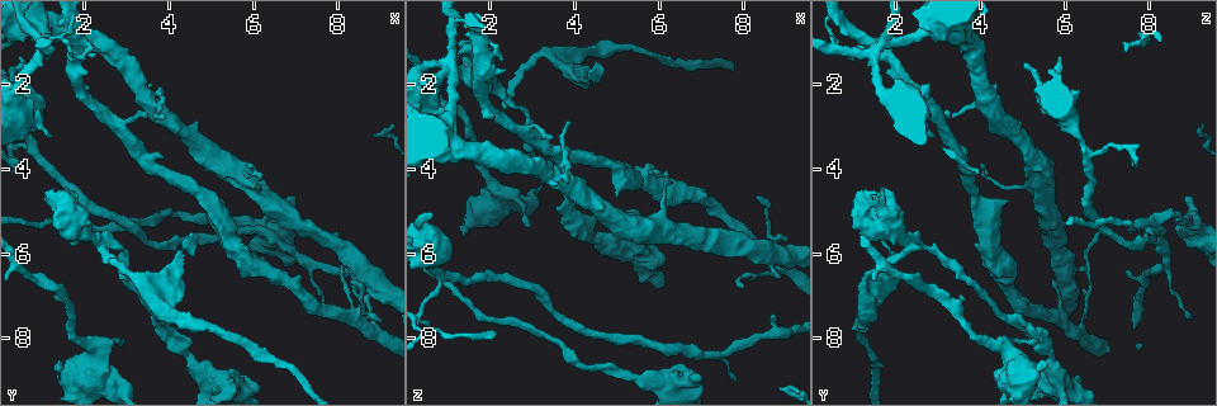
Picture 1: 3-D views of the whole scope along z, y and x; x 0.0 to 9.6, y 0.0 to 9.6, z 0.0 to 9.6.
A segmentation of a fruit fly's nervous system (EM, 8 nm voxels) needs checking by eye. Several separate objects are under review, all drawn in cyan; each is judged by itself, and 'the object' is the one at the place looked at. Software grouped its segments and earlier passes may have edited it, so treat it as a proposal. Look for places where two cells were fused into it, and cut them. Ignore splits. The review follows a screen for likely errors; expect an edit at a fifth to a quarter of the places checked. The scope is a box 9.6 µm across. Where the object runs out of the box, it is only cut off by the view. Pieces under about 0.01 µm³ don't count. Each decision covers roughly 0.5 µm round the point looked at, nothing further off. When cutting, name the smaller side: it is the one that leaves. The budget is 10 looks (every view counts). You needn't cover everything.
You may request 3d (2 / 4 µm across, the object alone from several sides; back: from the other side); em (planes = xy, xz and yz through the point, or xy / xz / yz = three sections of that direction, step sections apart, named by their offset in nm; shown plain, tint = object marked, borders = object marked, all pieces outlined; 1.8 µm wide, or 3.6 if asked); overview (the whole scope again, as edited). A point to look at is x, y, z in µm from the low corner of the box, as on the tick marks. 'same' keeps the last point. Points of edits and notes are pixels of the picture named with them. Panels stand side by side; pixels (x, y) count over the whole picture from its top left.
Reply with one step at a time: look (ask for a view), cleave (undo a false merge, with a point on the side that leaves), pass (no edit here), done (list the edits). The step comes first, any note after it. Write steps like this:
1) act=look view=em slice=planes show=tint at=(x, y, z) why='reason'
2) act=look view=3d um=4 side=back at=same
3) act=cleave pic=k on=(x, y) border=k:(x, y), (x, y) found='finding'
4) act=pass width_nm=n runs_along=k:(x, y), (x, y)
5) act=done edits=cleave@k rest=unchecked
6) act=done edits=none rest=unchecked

act=look view=em slice=planes show=borders at=(5.15, 9.00, 5.70) why='calibre changes'

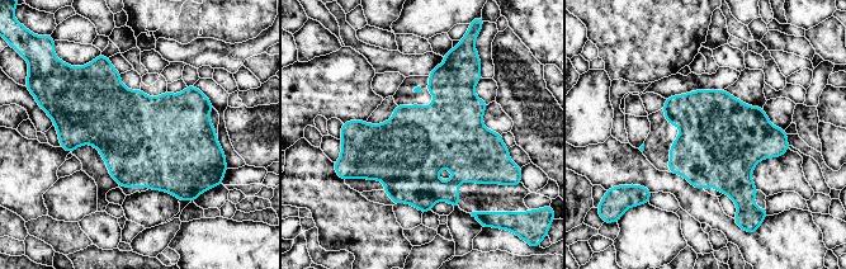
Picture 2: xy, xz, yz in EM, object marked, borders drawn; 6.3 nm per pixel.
act=pass found='one cell here'

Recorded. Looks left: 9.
act=look view=3d um=2 at=(2.95, 3.00, 3.00) why='a narrow waist'

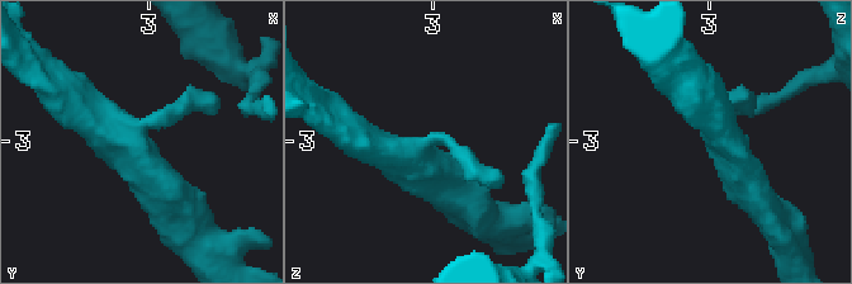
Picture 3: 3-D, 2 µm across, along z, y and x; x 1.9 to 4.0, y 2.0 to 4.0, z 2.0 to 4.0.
act=look view=em slice=planes show=tint at=(2.90, 2.94, 3.06) arms=3 why='now the EM'

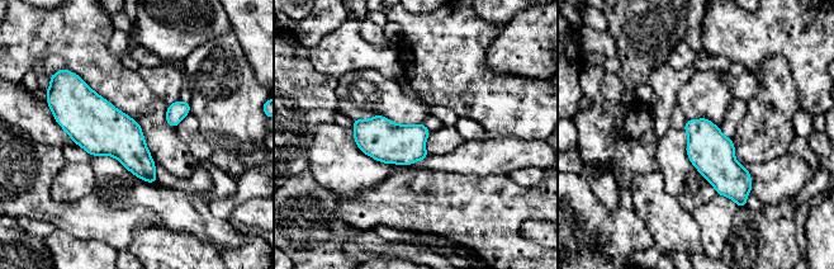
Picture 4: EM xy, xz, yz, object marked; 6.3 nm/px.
act=pass found='one cell here'

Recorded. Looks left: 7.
act=look view=3d um=2 at=(2.40, 5.80, 2.30) why='thin neck'

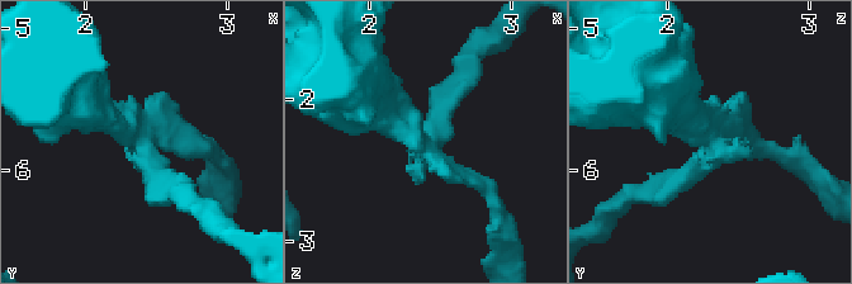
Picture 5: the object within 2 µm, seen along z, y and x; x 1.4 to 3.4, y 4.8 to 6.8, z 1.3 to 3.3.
act=look view=em slice=planes show=plain at=(2.42, 5.76, 2.36) arms=3 why='need the tissue'

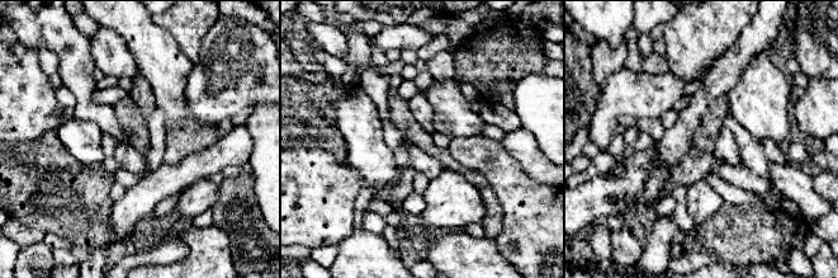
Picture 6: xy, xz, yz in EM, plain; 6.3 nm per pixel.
act=look view=em slice=planes show=tint at=same why='with the object marked'

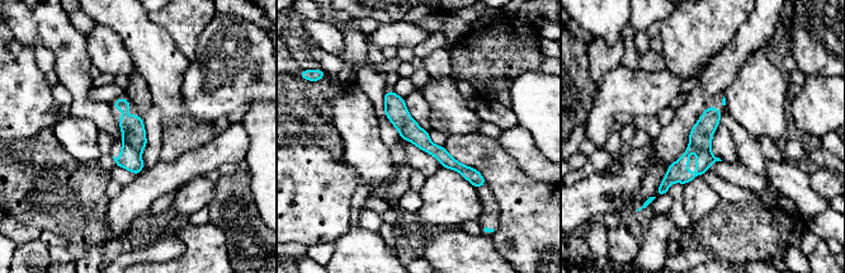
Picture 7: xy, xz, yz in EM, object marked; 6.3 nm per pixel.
act=cleave pic=7 on=(704, 158) part_leaving=7:(712, 159), (660, 191) found='a second cell is stuck on'

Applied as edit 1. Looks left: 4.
act=look view=3d um=4 at=(1.00, 0.55, 2.90) why='sudden change in width'

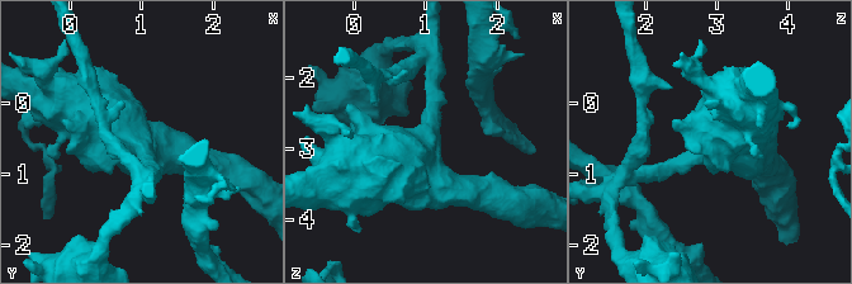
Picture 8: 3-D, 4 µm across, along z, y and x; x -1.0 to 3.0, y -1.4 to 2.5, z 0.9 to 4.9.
act=look view=em slice=planes show=tint at=(1.00, 0.60, 3.00)

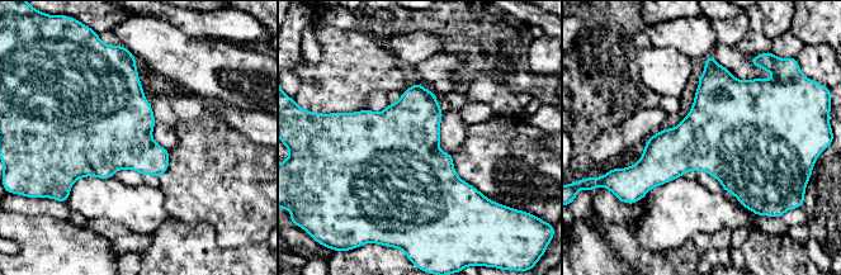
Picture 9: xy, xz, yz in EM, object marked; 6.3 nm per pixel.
act=pass found='continuous, no second cell'

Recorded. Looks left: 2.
act=look view=em um=3.6 slice=xz step=8 show=tint at=(6.75, 5.35, 8.90) why='calibre changes'

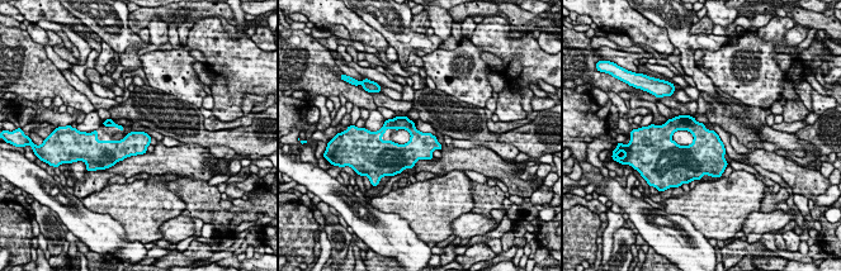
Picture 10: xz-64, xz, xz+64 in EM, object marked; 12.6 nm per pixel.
act=look view=em um=3.6 slice=planes show=borders at=same

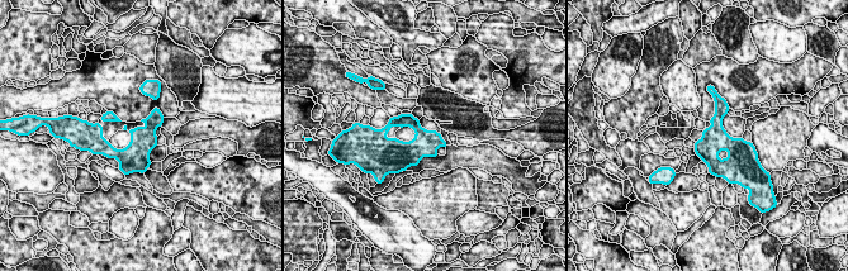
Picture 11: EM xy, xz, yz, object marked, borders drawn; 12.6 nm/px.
act=pass found='continuous, no second cell'

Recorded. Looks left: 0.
act=done edits=cleave@7 rest=unchecked

